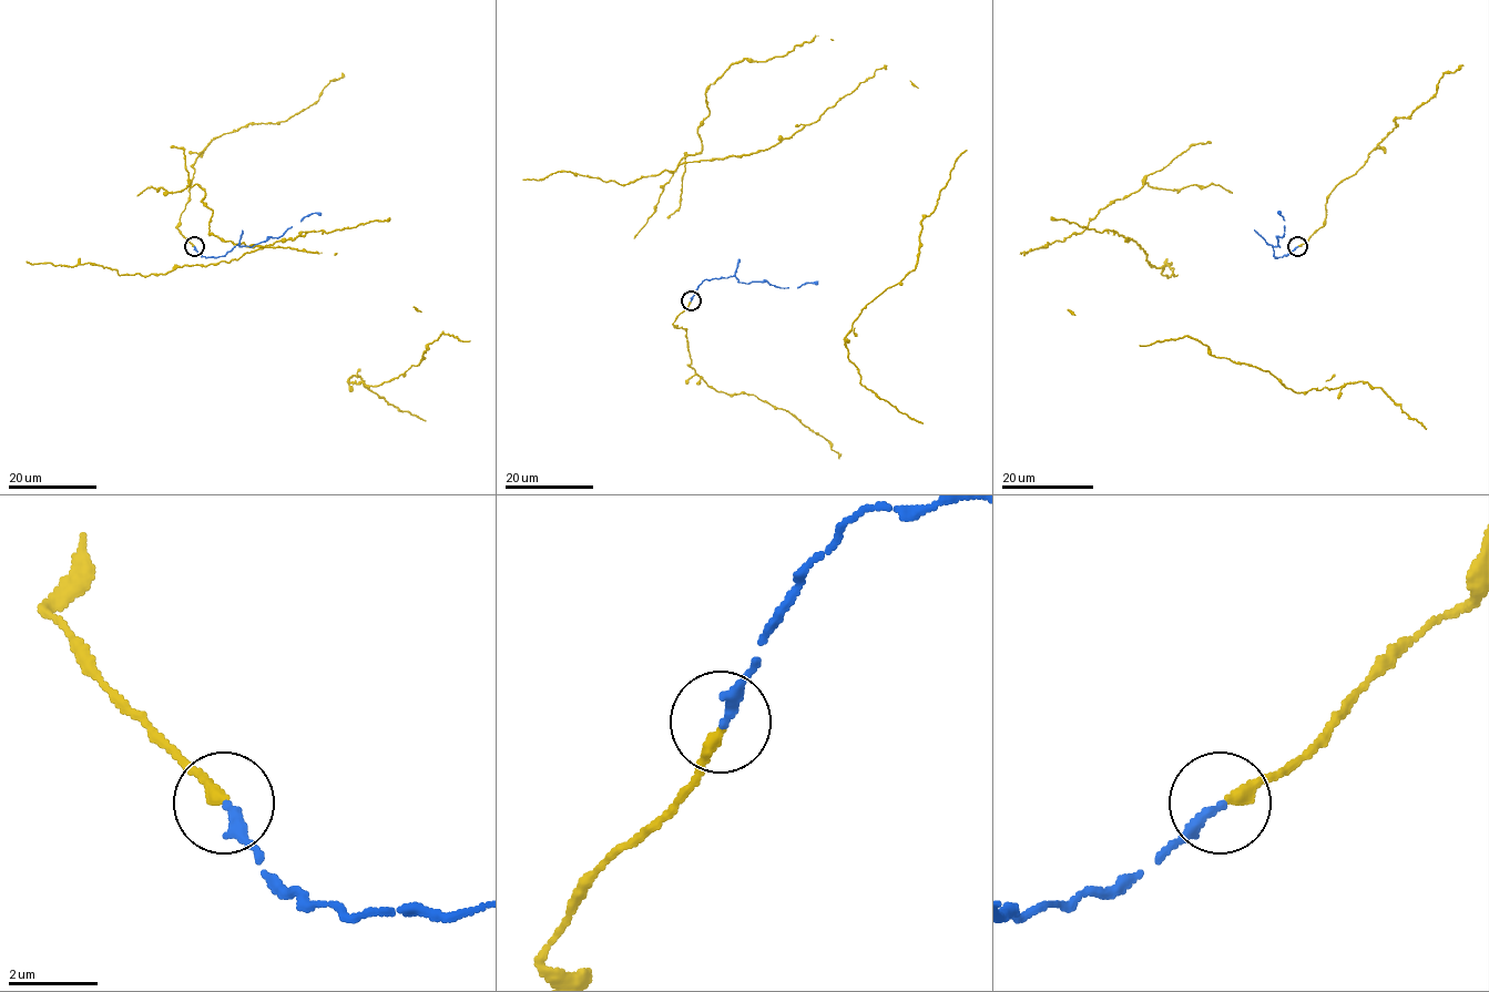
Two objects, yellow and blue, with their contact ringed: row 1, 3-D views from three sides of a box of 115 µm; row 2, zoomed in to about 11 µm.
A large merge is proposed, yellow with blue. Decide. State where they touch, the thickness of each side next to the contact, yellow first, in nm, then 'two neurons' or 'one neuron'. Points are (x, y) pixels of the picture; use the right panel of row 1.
at (1297, 246); 260 nm thick on the yellow side, 240 nm on the other; one neuron

